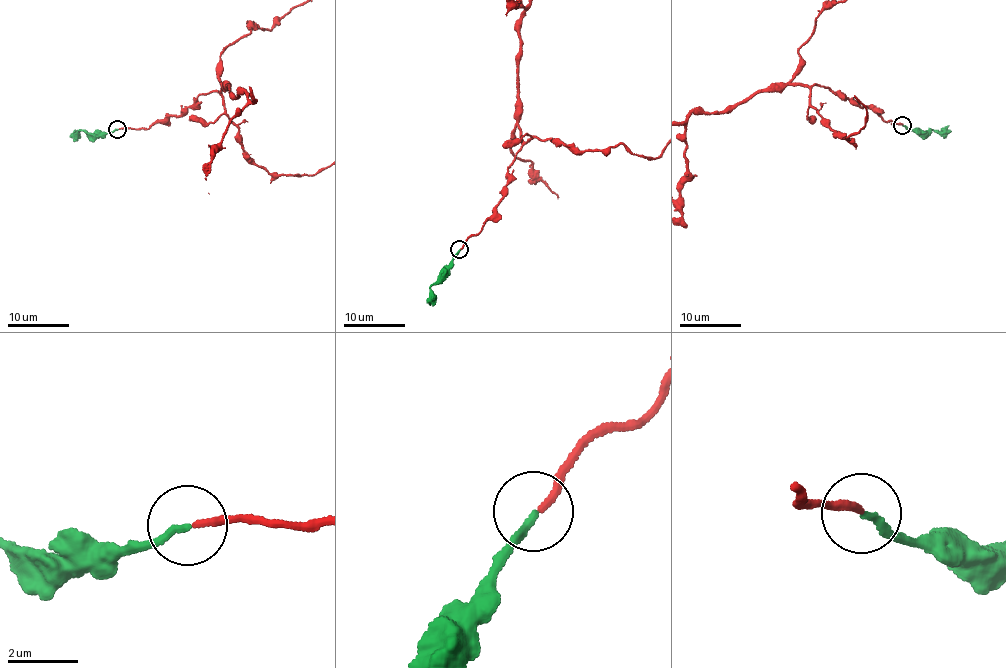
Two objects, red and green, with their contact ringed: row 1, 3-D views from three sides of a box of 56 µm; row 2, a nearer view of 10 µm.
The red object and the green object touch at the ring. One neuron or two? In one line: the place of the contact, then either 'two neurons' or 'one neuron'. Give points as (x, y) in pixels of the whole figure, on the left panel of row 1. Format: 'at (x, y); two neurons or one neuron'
at (117, 129); one neuron

